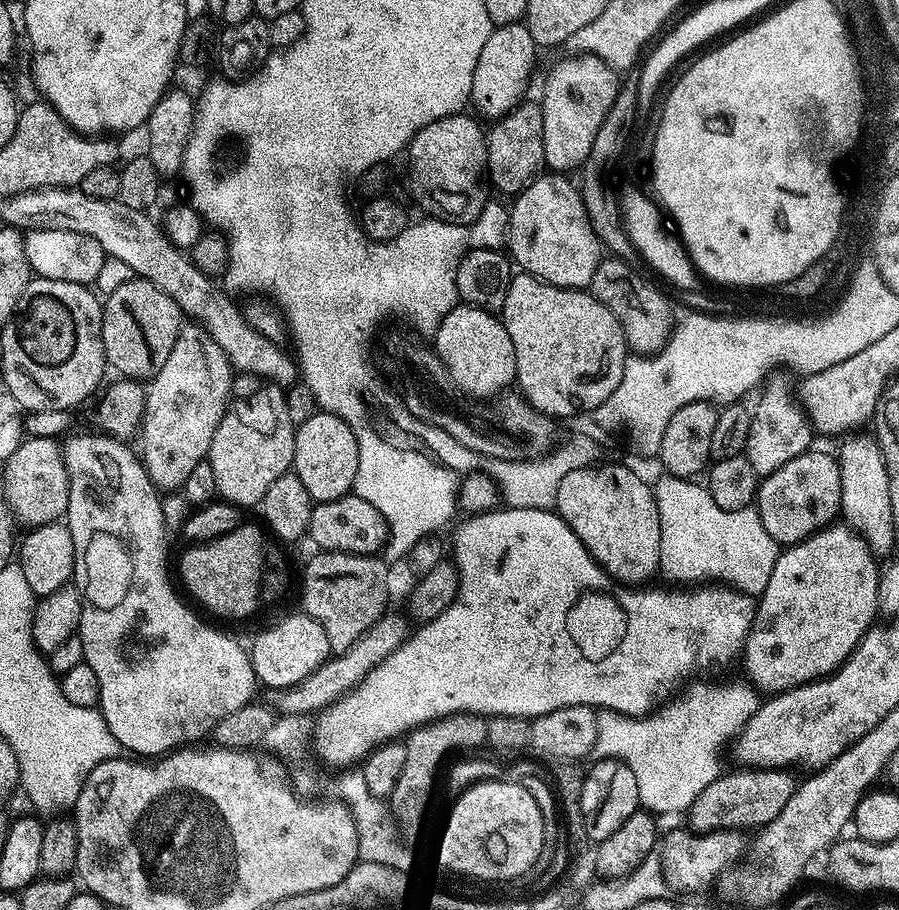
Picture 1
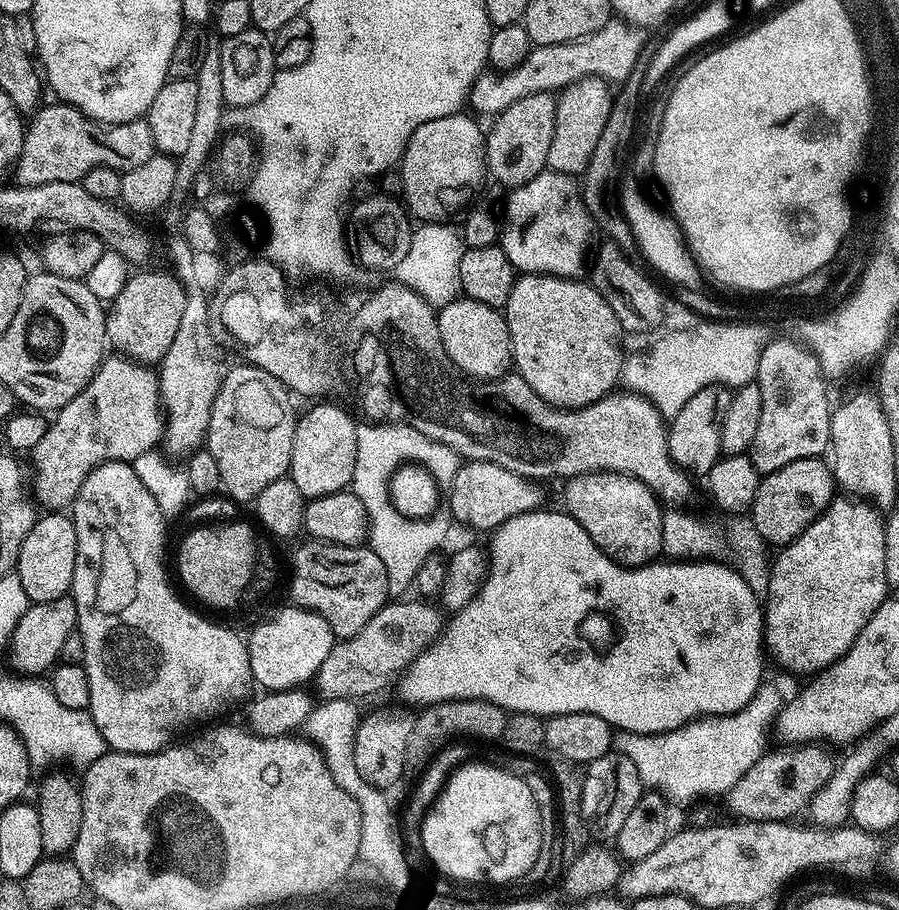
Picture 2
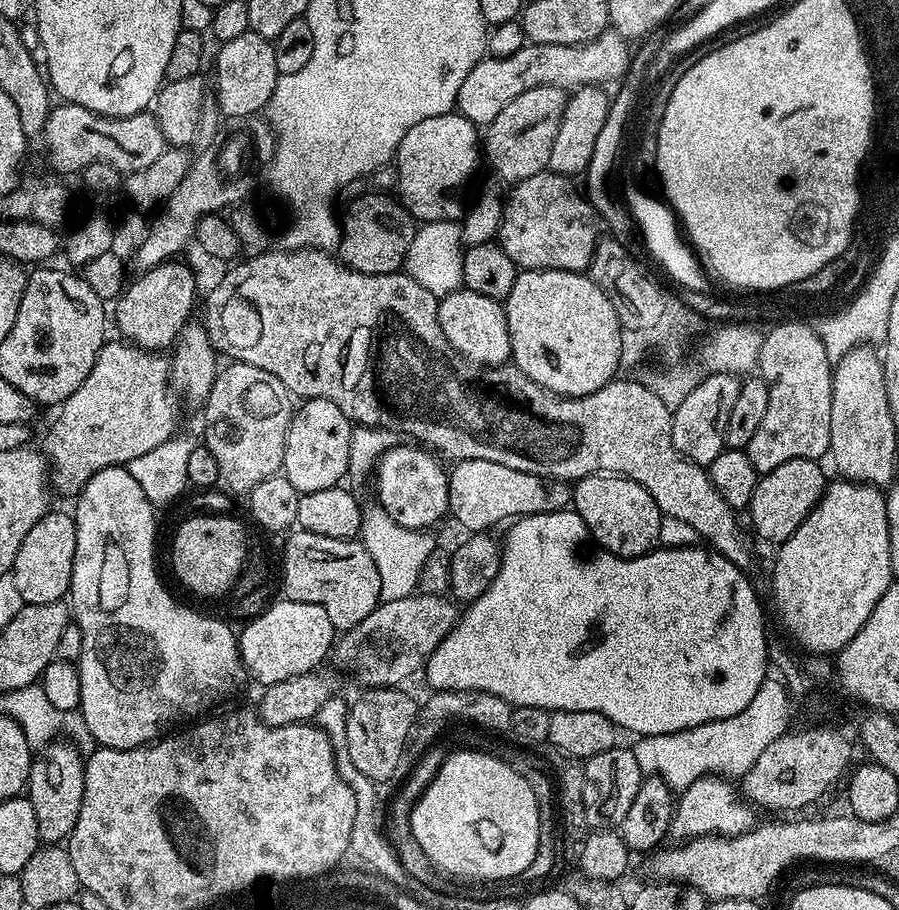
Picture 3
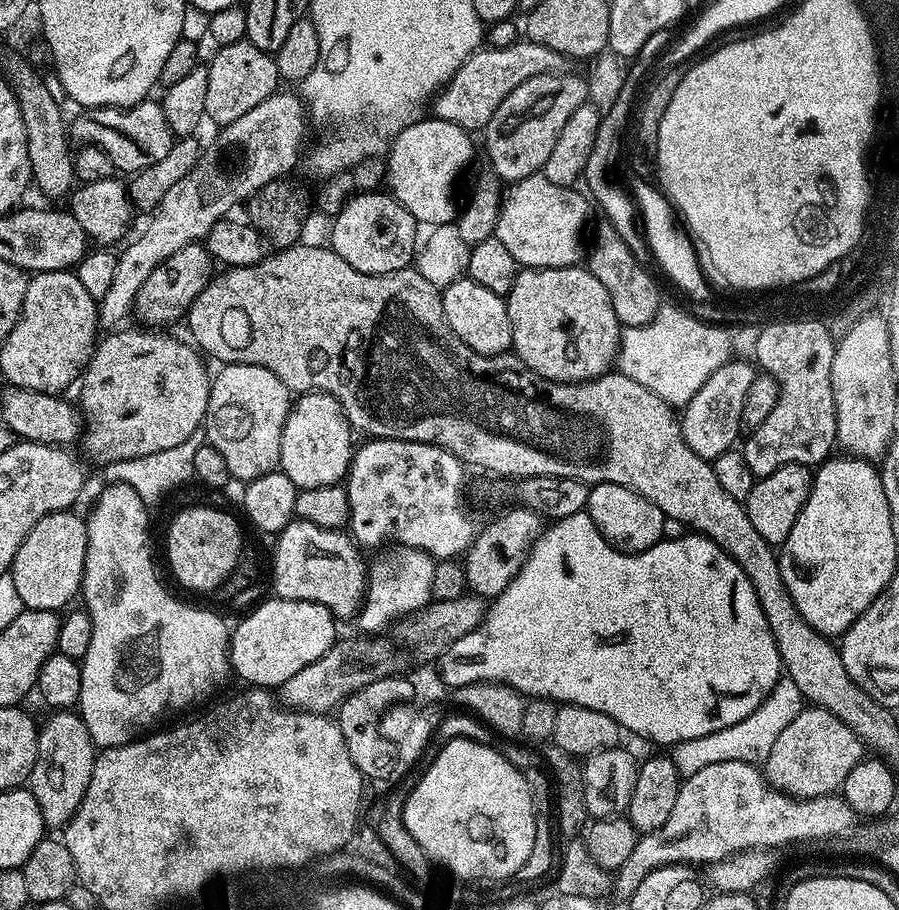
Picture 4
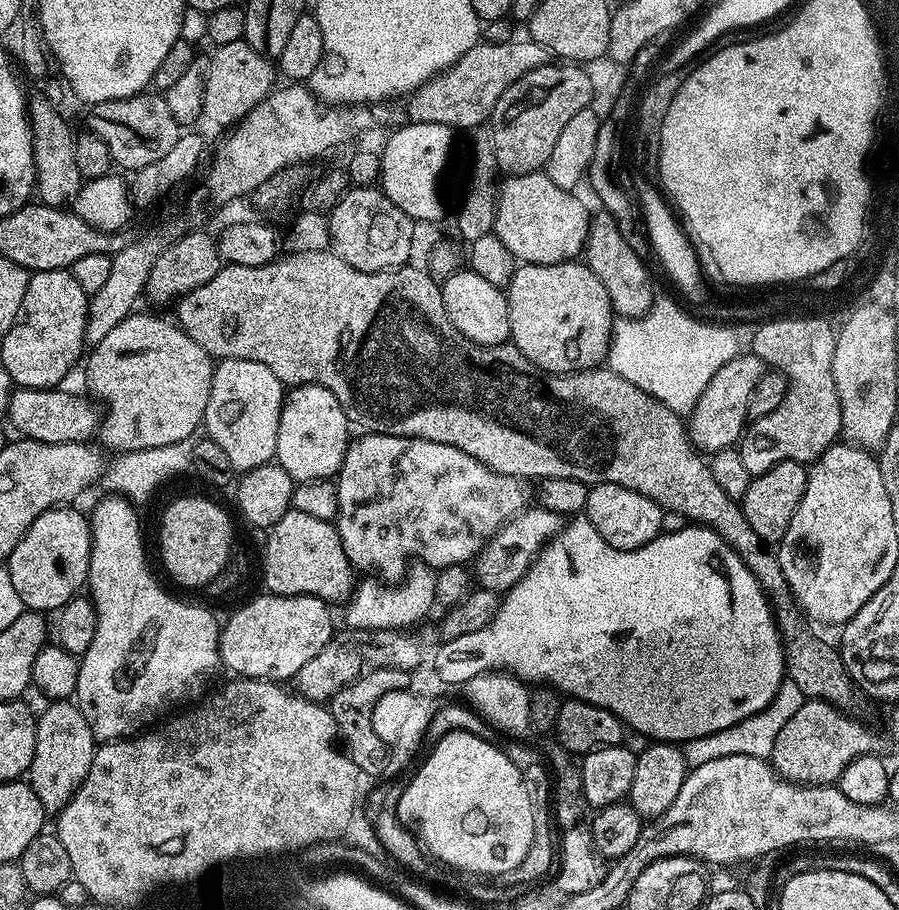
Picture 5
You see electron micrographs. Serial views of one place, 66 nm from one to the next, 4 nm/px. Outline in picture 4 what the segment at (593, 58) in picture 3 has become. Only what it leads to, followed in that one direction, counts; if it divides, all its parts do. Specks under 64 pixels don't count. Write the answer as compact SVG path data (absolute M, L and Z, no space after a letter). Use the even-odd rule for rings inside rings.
M517 42L505 48L481 47L473 52L472 57L456 71L452 81L444 86L435 99L435 119L454 122L469 130L475 128L483 130L490 122L494 110L502 106L510 90L518 90L522 82L535 76L556 72L558 68L556 63L558 63L556 52L541 44Z

